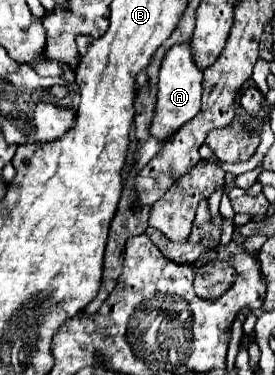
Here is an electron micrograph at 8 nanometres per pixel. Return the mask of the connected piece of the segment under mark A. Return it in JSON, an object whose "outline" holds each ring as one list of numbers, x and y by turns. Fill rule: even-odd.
{"outline":[[181,42,173,46,159,70,159,90,157,90,157,110,155,118,151,124,151,134,165,140,169,138,175,130,179,130,185,122,189,122,199,110,201,110,201,94,203,94,203,70,197,68,193,62,193,52,191,52,191,42]]}

